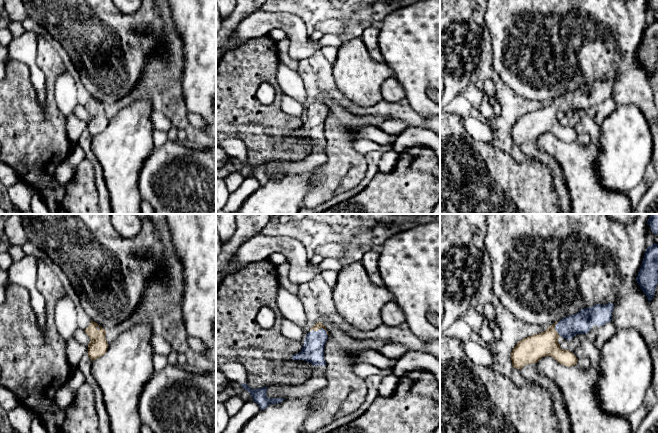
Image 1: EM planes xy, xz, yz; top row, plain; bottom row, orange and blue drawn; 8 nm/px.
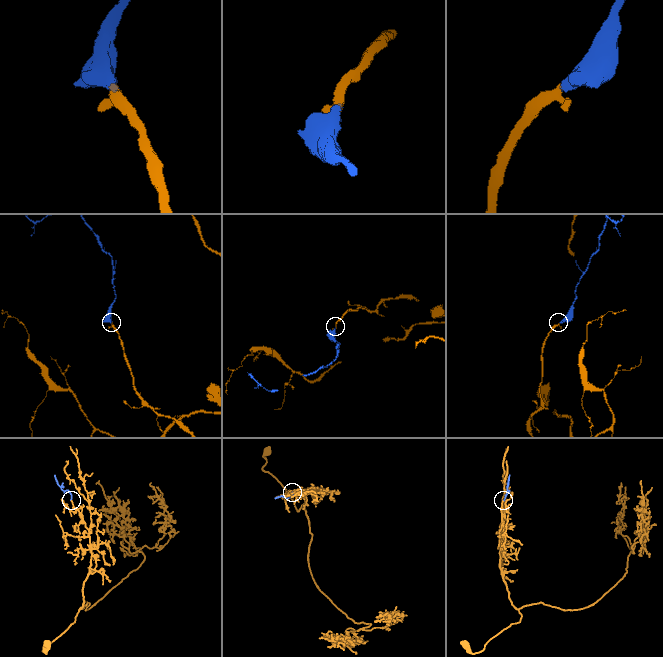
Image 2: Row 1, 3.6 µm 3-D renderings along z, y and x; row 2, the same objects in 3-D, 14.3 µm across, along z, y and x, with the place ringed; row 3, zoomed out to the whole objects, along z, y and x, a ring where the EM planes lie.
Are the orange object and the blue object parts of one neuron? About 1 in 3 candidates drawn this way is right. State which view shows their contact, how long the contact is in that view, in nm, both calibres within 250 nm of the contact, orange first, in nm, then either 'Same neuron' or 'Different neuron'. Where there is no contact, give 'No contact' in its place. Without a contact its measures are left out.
Touches orange in xz. Shared border 160 nm. Thickness 60 nm (orange) against 180 nm. Same neuron

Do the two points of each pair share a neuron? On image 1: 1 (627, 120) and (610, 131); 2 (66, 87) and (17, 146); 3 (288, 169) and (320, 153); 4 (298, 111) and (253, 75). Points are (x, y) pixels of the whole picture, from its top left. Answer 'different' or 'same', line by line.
1: same
2: different
3: same
4: different

